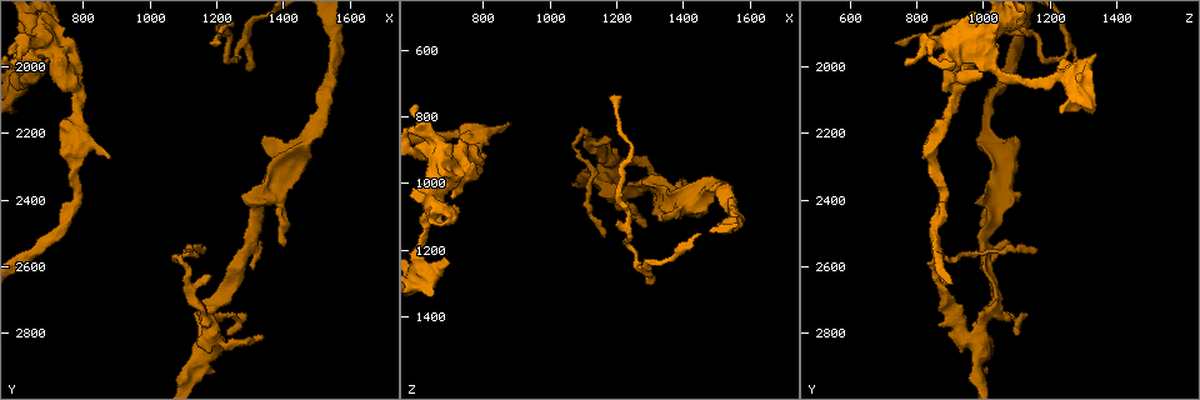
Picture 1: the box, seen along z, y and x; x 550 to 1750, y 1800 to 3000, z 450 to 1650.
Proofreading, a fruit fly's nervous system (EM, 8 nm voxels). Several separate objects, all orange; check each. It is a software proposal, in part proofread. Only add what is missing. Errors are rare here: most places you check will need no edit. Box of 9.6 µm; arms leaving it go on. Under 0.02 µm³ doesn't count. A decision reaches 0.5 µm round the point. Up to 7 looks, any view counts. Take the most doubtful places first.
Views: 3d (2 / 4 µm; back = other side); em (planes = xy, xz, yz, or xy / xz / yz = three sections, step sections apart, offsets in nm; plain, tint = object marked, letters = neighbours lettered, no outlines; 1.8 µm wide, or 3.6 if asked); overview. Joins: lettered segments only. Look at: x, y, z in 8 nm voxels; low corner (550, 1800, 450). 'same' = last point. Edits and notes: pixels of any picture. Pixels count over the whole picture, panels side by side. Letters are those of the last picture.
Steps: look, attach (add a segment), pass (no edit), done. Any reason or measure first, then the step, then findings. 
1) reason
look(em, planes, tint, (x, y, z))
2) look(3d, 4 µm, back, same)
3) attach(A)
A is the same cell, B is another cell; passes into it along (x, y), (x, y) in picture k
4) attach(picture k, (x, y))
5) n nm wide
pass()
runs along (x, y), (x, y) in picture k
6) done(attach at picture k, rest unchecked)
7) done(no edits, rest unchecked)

branch stops here
look(em, xz, step 16, letters, (1340, 2530, 1070))

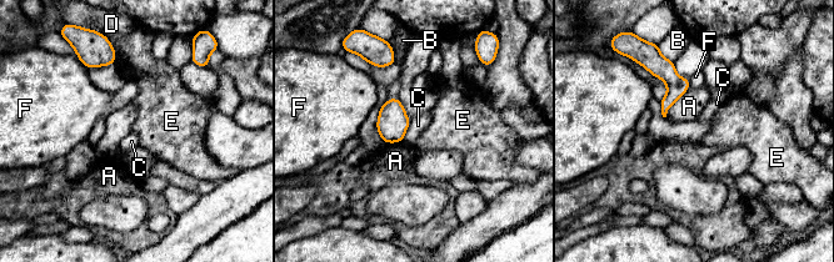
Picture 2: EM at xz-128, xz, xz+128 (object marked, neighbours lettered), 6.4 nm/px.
A touches over 260 nm
pass()
A, B, C, D, E and F are other cells; border along (410, 119), (403, 140) in picture 2; no lettered segment goes on from it

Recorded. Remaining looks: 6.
thick turns thin
look(em, planes, letters, (760, 2020, 940))

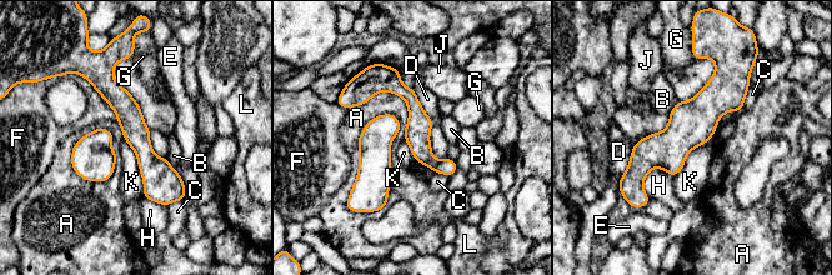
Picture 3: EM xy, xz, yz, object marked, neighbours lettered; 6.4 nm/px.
pass()
A, B, C, D, E, F, G, H, J, K and L are other cells; border along (737, 110), (721, 116), (673, 176) in picture 3; none of them fits

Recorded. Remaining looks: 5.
look(3d, 4 µm, (1290, 2010, 1290))

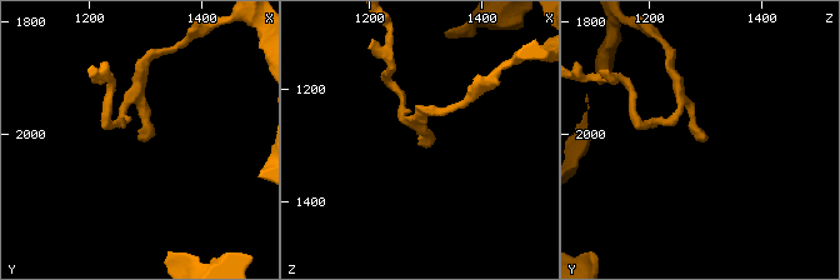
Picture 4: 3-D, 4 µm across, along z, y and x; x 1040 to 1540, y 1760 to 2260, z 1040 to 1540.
look(em, planes, letters, (1280, 2005, 1300))

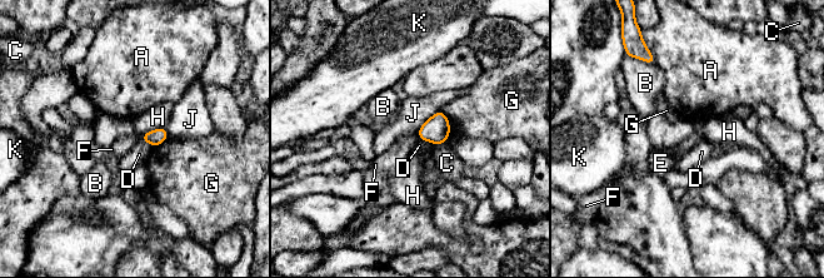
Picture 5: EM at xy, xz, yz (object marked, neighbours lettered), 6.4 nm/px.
pass()
A, B, C, D, E, F, G, H, J and K are other cells; border along (417, 133), (419, 138) in picture 5; no lettered segment goes on from it

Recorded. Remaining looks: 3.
done(no edits, rest unchecked)

